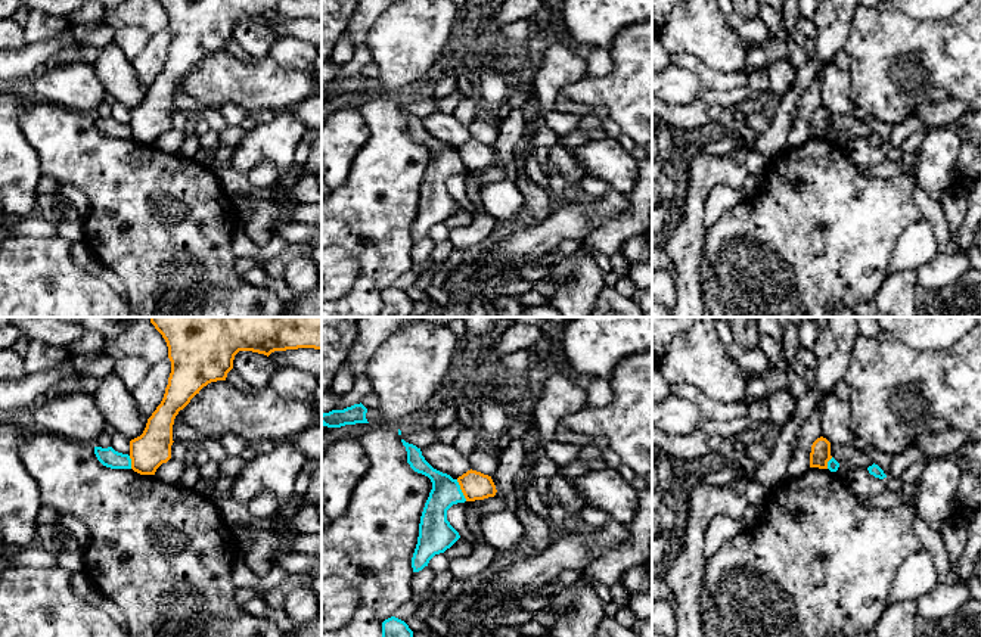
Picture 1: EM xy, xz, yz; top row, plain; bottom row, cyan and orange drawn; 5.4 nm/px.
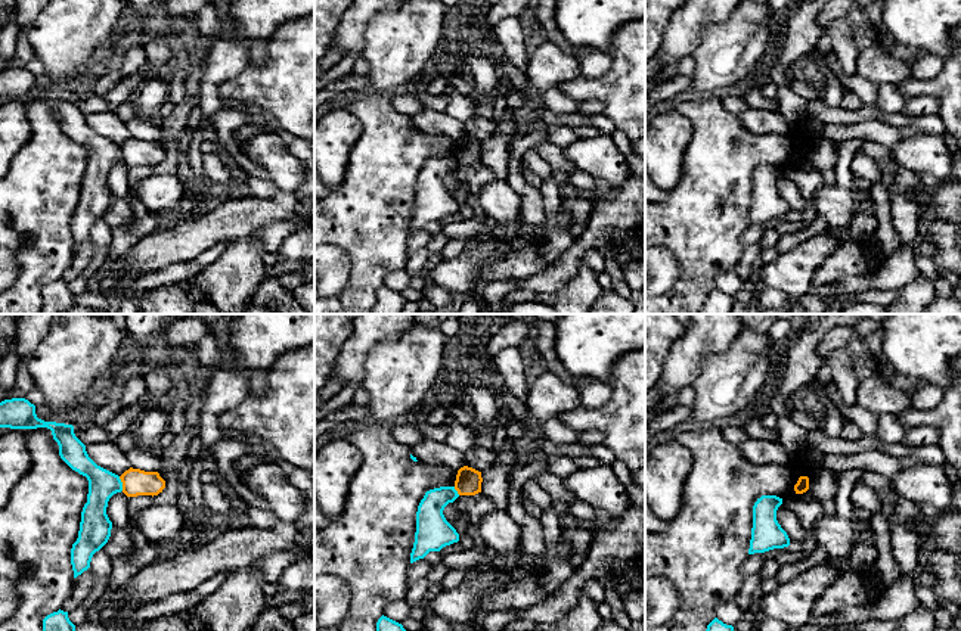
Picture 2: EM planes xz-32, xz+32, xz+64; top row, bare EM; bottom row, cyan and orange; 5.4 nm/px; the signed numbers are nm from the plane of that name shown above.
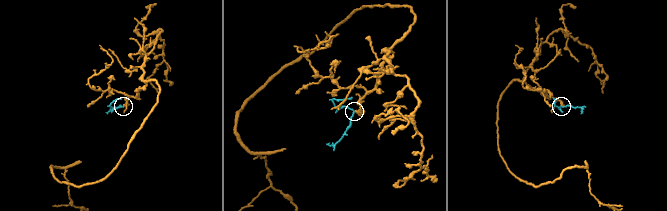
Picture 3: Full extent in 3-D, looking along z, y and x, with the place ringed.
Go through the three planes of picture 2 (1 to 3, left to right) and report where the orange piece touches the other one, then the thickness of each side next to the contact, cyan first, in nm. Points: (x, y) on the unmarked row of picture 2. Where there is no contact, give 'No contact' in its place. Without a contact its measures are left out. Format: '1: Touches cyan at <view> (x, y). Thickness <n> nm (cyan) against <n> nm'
1: Touches cyan at xz-32 (121, 154). Thickness 160 nm (cyan) against 140 nm
2: Touches cyan at xz+32 (456, 161). Thickness 180 nm (cyan) against 140 nm
3: No contact

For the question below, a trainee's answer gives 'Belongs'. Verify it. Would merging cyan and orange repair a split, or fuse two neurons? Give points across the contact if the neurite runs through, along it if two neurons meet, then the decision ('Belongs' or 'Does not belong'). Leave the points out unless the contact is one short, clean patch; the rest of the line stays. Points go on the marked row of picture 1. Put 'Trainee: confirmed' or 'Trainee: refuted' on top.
Trainee: refuted
Boundary: xz (456, 479), (466, 500). Does not belong

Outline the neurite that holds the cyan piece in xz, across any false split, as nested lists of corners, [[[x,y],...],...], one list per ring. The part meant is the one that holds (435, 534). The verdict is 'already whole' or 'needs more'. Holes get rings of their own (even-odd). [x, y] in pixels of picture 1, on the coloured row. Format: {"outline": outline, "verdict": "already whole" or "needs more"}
{"outline": [[[404,439],[401,442],[406,447],[410,467],[428,476],[432,482],[432,490],[420,516],[417,544],[412,557],[413,572],[419,572],[428,566],[435,554],[444,553],[460,538],[447,521],[447,510],[453,504],[465,503],[466,498],[457,479],[434,469],[416,445]]], "verdict": "already whole"}

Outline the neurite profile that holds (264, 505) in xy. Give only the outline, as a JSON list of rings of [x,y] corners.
[[[264,490],[248,504],[248,507],[254,519],[270,521],[277,509],[277,500],[270,490]]]

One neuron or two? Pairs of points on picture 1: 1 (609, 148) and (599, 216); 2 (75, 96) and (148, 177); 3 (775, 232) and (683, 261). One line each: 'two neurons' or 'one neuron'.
1: two neurons
2: two neurons
3: two neurons

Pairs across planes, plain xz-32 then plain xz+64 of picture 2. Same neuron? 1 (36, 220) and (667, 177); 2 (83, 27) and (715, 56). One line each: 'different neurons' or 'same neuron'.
1: different neurons
2: same neuron

